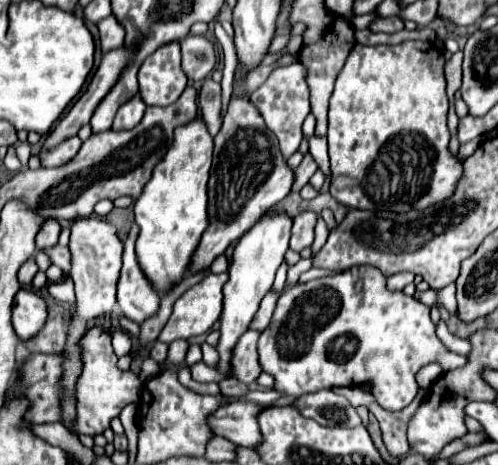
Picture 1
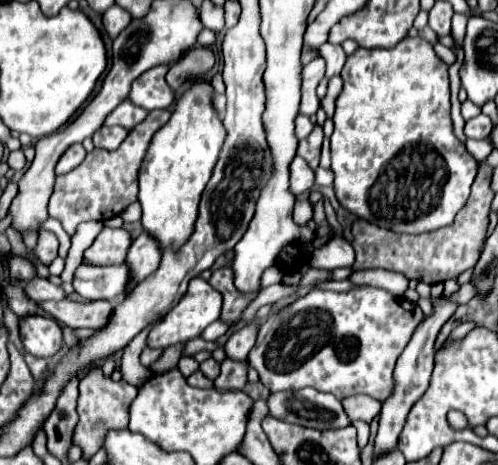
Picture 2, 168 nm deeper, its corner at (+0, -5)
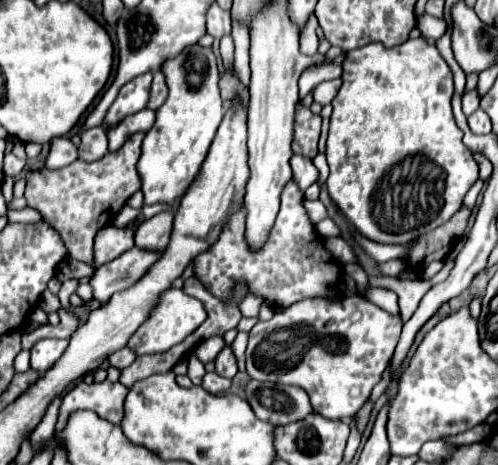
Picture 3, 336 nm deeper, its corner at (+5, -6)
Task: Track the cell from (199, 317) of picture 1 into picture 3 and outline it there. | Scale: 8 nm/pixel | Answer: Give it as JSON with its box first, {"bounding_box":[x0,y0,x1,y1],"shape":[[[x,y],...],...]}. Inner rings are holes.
{"bounding_box":[128,288,206,354],"shape":[[[170,288],[164,292],[158,300],[158,306],[152,310],[150,318],[134,332],[130,338],[128,346],[138,354],[156,354],[156,352],[166,352],[168,348],[180,344],[186,336],[190,336],[202,322],[206,320],[206,310],[200,300],[188,296],[182,288]]]}

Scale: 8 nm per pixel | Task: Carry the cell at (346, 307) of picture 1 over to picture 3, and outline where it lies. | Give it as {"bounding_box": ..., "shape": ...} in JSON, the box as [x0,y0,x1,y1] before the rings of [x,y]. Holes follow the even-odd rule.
{"bounding_box":[246,294,402,420],"shape":[[[354,294],[338,302],[326,298],[300,300],[268,322],[250,330],[246,348],[248,376],[260,382],[294,384],[308,392],[314,410],[330,420],[344,420],[358,412],[394,354],[402,318]]]}

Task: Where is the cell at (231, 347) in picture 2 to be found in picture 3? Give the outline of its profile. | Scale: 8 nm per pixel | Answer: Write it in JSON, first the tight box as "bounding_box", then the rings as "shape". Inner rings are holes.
{"bounding_box":[216,346,238,378],"shape":[[[226,346],[218,356],[216,356],[216,372],[220,376],[226,376],[226,378],[234,378],[236,372],[238,372],[238,364],[236,364],[236,356],[232,352],[230,346]]]}

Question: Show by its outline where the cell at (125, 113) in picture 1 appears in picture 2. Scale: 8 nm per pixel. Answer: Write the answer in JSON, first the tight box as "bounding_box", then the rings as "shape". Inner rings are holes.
{"bounding_box":[93,127,127,151],"shape":[[[101,127],[95,131],[93,135],[93,145],[99,147],[99,149],[107,149],[107,151],[113,151],[121,145],[121,141],[127,137],[127,129],[123,127]]]}

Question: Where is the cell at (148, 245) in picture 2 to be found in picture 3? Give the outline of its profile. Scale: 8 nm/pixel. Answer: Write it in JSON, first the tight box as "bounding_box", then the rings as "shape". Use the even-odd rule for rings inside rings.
{"bounding_box":[134,212,174,252],"shape":[[[162,212],[144,220],[136,228],[136,236],[134,236],[136,246],[146,248],[150,252],[162,252],[170,240],[172,220],[174,220],[174,214],[170,212]]]}

